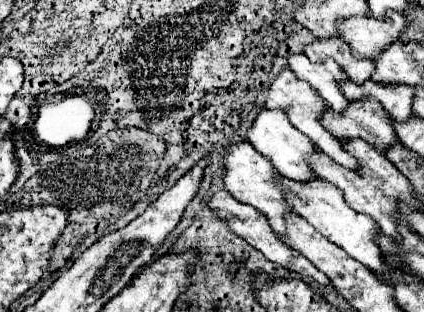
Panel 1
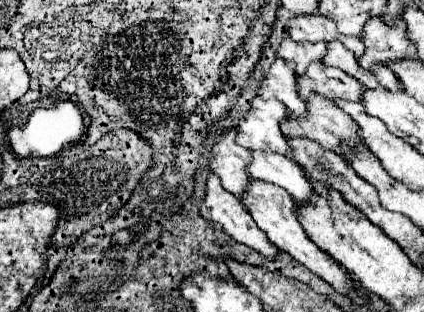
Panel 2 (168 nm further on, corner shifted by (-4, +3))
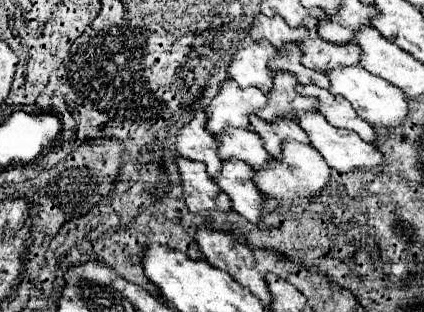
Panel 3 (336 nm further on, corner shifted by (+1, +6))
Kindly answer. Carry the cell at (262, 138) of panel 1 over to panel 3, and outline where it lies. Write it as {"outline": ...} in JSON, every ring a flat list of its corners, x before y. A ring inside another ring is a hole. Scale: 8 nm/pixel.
{"outline":[[226,80,220,88,218,96,208,106,208,130,218,136,222,130,234,126,252,130,248,116,256,114,268,104,268,98,258,88,240,88,234,80]]}

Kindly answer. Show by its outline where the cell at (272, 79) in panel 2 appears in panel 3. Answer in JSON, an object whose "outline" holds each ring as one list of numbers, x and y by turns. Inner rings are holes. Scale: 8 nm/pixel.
{"outline":[[248,36,242,40,242,46,232,58,228,72,242,88,256,86,262,92,270,92,274,88,274,72,270,70,268,62,274,58,274,54,278,54,278,50,270,42,252,40]]}

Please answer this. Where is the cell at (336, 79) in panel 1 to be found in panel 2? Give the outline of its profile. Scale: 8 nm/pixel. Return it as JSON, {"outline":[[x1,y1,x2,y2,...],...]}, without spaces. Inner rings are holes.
{"outline":[[291,37,283,39,277,49,277,57,283,57,295,63,297,75,305,73,307,63,323,59,323,53,325,53,325,43,295,43]]}

